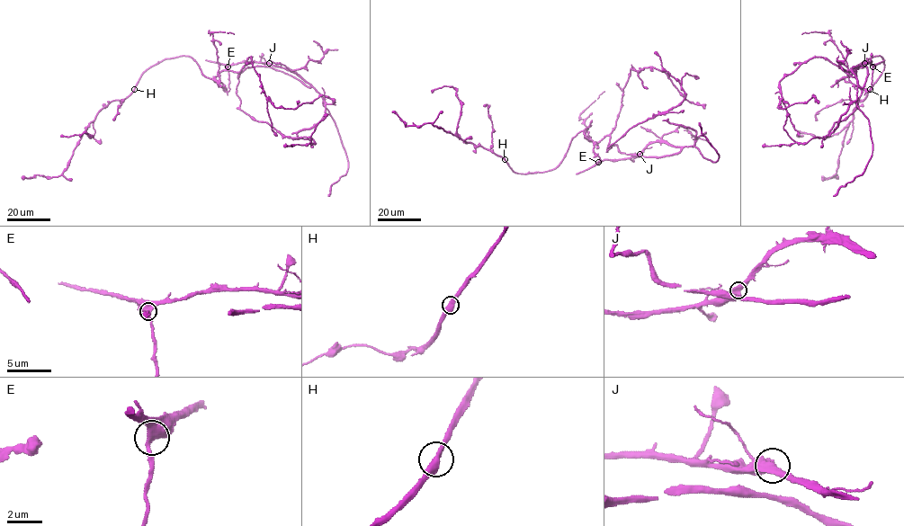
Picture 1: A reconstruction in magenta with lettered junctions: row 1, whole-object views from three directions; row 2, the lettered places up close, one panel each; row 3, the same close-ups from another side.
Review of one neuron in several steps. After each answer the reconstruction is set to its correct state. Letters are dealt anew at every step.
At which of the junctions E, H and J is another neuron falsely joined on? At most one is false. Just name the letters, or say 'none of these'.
none of these

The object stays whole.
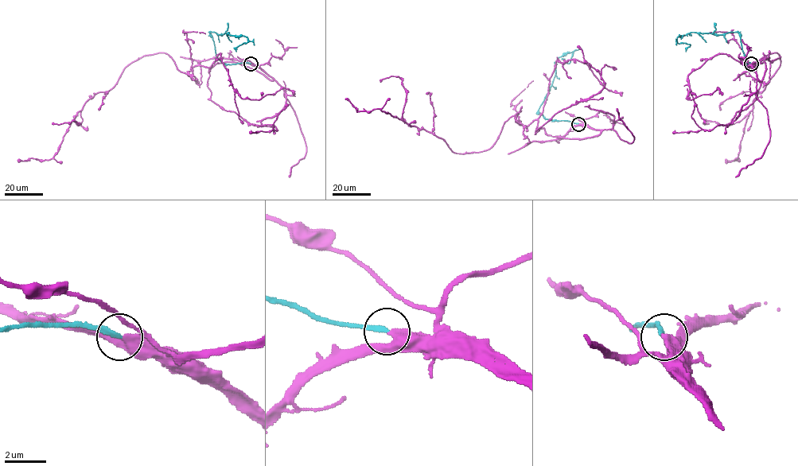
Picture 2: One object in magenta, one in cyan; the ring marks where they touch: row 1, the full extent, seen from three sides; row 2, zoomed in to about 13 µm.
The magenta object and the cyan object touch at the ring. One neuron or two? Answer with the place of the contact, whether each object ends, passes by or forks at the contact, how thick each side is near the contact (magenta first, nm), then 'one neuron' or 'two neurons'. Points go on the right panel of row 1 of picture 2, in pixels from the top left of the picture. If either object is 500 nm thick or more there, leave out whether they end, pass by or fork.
place (751, 64); magenta passes by; cyan ends; calibres 340 and 200 nm; one neuron

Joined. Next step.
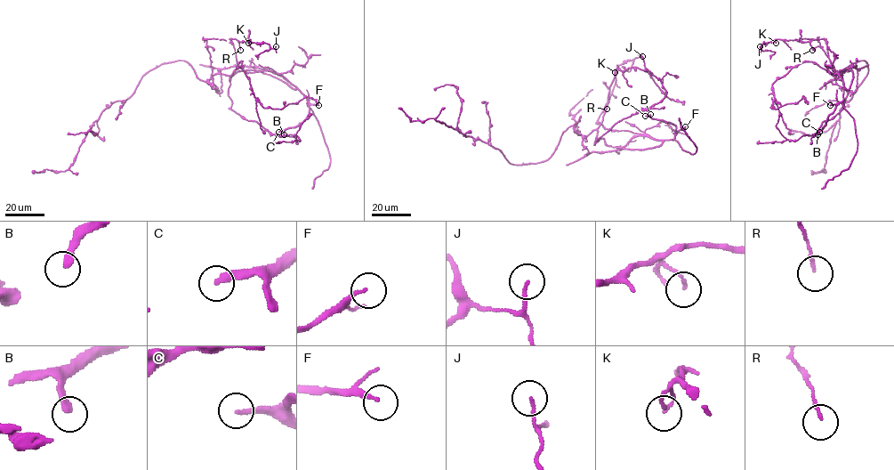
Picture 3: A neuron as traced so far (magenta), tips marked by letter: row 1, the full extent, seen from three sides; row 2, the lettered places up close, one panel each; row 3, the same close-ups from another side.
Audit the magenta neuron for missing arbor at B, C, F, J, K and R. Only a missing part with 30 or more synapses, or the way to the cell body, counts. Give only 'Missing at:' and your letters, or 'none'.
Missing at: B, C, F

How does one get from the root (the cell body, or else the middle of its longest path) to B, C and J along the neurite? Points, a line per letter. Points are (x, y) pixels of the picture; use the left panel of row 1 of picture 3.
B: (214, 85), (220, 93), (220, 71), (231, 67), (258, 67), (285, 77), (307, 99), (310, 114), (284, 134)
C: (214, 85), (220, 93), (220, 71), (231, 67), (258, 67), (285, 77), (307, 99), (310, 114), (278, 132)
J: (214, 85), (220, 93), (220, 71), (231, 67), (273, 72), (245, 72), (237, 65), (231, 38), (276, 46)

